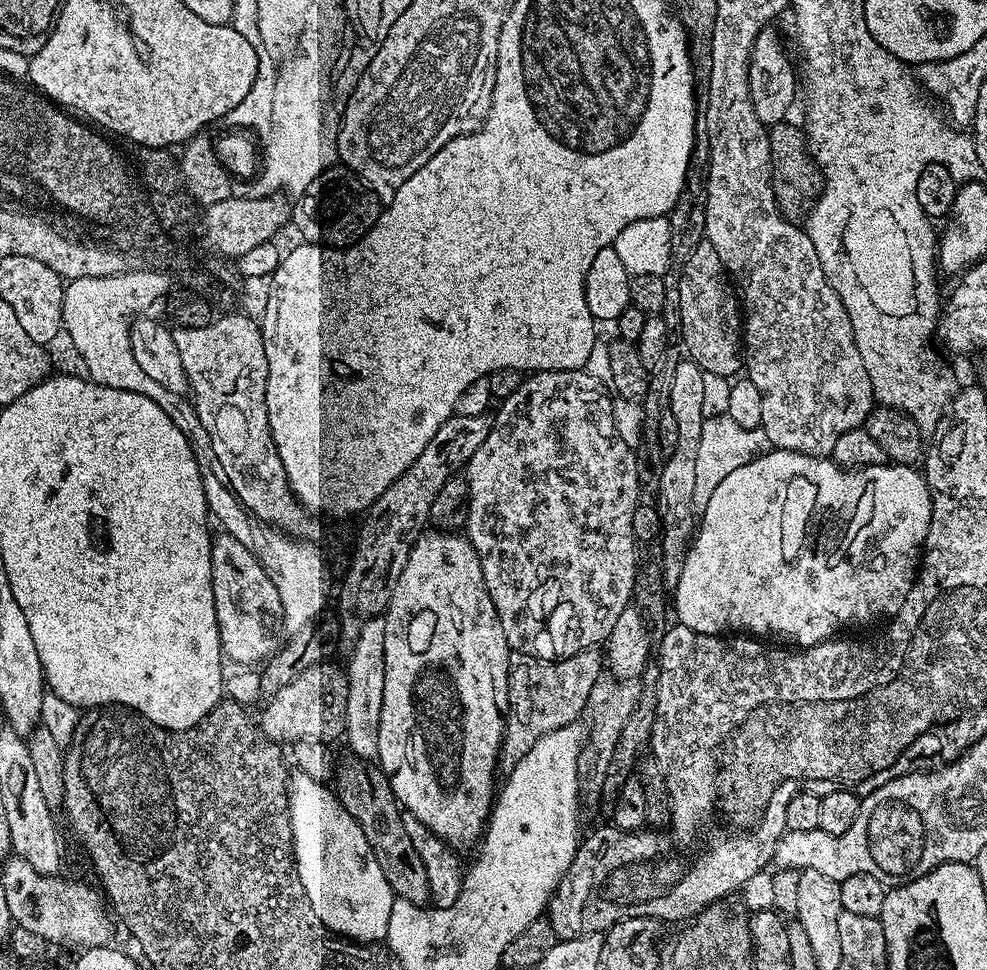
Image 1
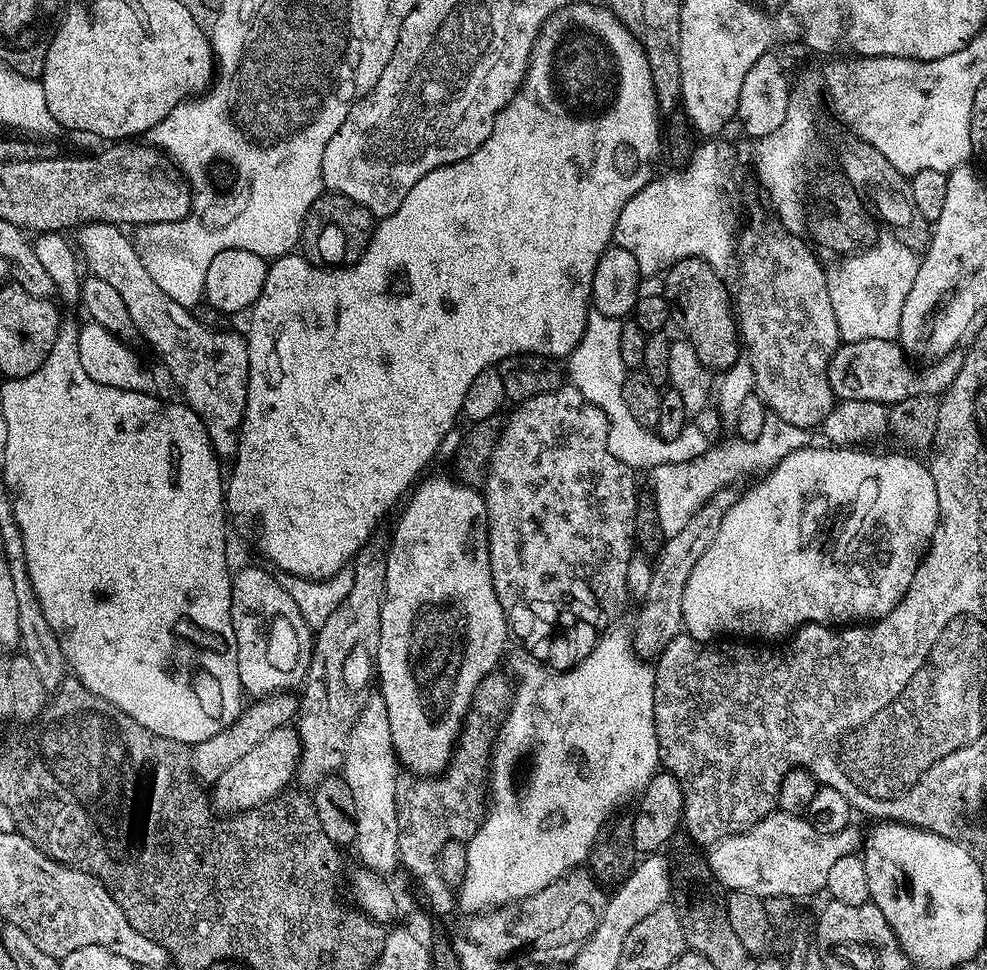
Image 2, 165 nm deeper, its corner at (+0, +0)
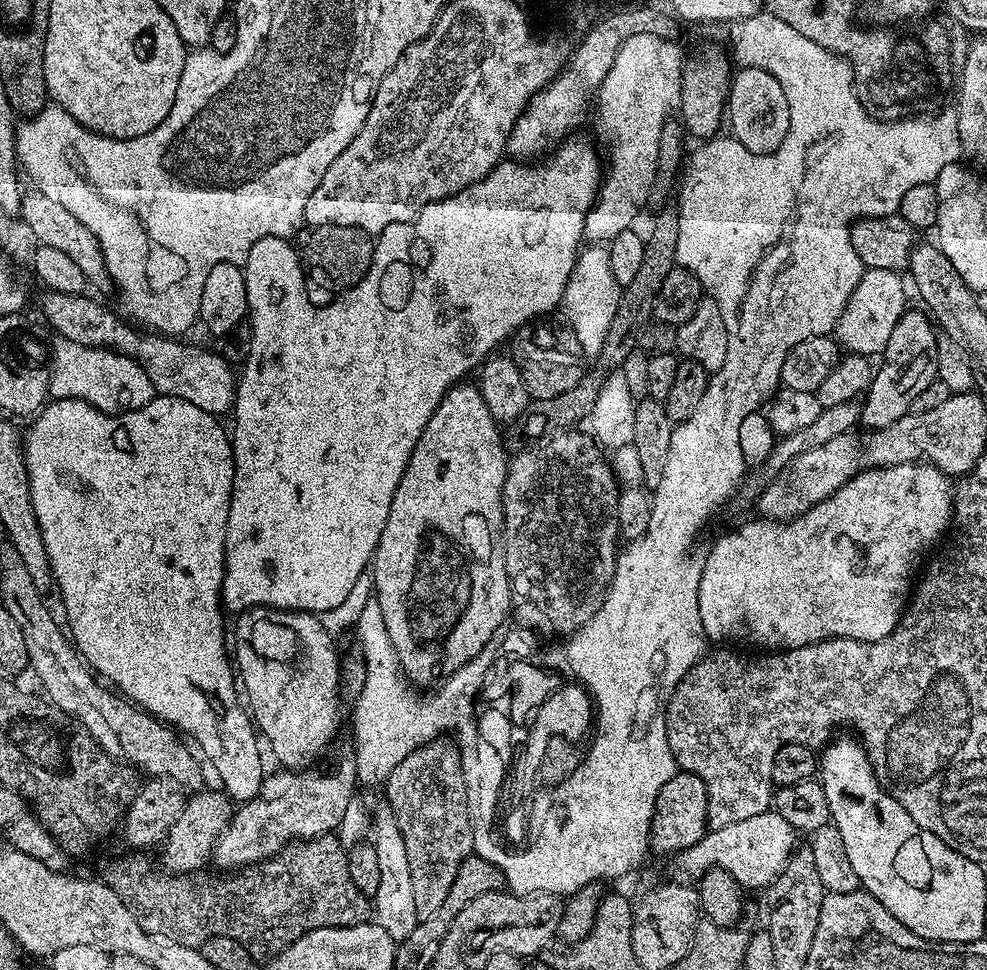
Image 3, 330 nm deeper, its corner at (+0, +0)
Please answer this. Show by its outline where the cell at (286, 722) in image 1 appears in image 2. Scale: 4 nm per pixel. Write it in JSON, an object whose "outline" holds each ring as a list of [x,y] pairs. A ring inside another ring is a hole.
{"outline":[[[295,727],[274,730],[267,738],[262,738],[254,750],[249,750],[239,762],[234,762],[218,782],[211,785],[210,799],[213,809],[220,814],[239,814],[251,808],[261,808],[268,800],[281,795],[297,775],[300,767],[300,735]]]}

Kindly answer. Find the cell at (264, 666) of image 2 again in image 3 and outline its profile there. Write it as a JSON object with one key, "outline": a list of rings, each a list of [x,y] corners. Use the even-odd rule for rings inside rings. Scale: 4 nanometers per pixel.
{"outline":[[[249,608],[247,612],[239,613],[235,620],[234,668],[255,727],[262,733],[263,739],[264,736],[268,739],[281,769],[304,770],[315,765],[312,763],[327,750],[340,724],[342,656],[336,653],[333,633],[322,626],[319,615],[288,612],[285,608]]]}

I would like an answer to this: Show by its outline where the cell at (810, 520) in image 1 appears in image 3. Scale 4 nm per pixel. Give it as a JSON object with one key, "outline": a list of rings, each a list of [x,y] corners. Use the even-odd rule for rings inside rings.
{"outline":[[[899,464],[889,468],[870,468],[846,481],[837,492],[819,500],[799,516],[786,521],[755,518],[741,526],[737,532],[728,532],[703,557],[704,569],[698,586],[698,614],[702,614],[702,630],[709,641],[733,640],[733,645],[753,644],[756,650],[787,650],[817,644],[819,640],[841,636],[862,642],[878,642],[896,629],[914,588],[916,567],[937,547],[938,541],[949,531],[952,523],[954,484],[932,464]]]}

